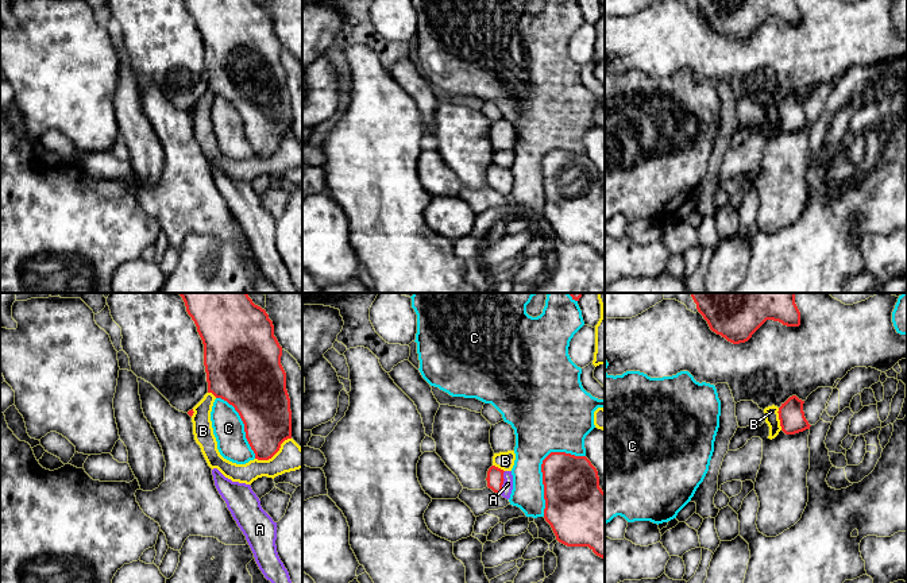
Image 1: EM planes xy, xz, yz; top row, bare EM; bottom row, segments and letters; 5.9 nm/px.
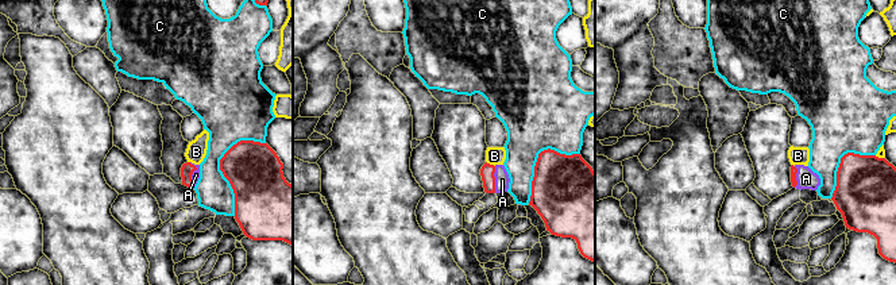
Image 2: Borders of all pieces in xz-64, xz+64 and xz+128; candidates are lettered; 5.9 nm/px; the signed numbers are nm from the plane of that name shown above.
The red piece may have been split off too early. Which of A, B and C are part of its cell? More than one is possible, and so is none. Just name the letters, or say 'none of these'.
A

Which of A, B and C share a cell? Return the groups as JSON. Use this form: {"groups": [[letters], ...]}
{"groups": [["A"], ["B"], ["C"]]}

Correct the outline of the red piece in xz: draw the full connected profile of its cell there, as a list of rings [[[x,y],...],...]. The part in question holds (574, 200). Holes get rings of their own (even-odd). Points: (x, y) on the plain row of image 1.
[[[551,150],[541,162],[544,216],[556,238],[588,244],[605,256],[605,190],[597,166],[586,154]]]

